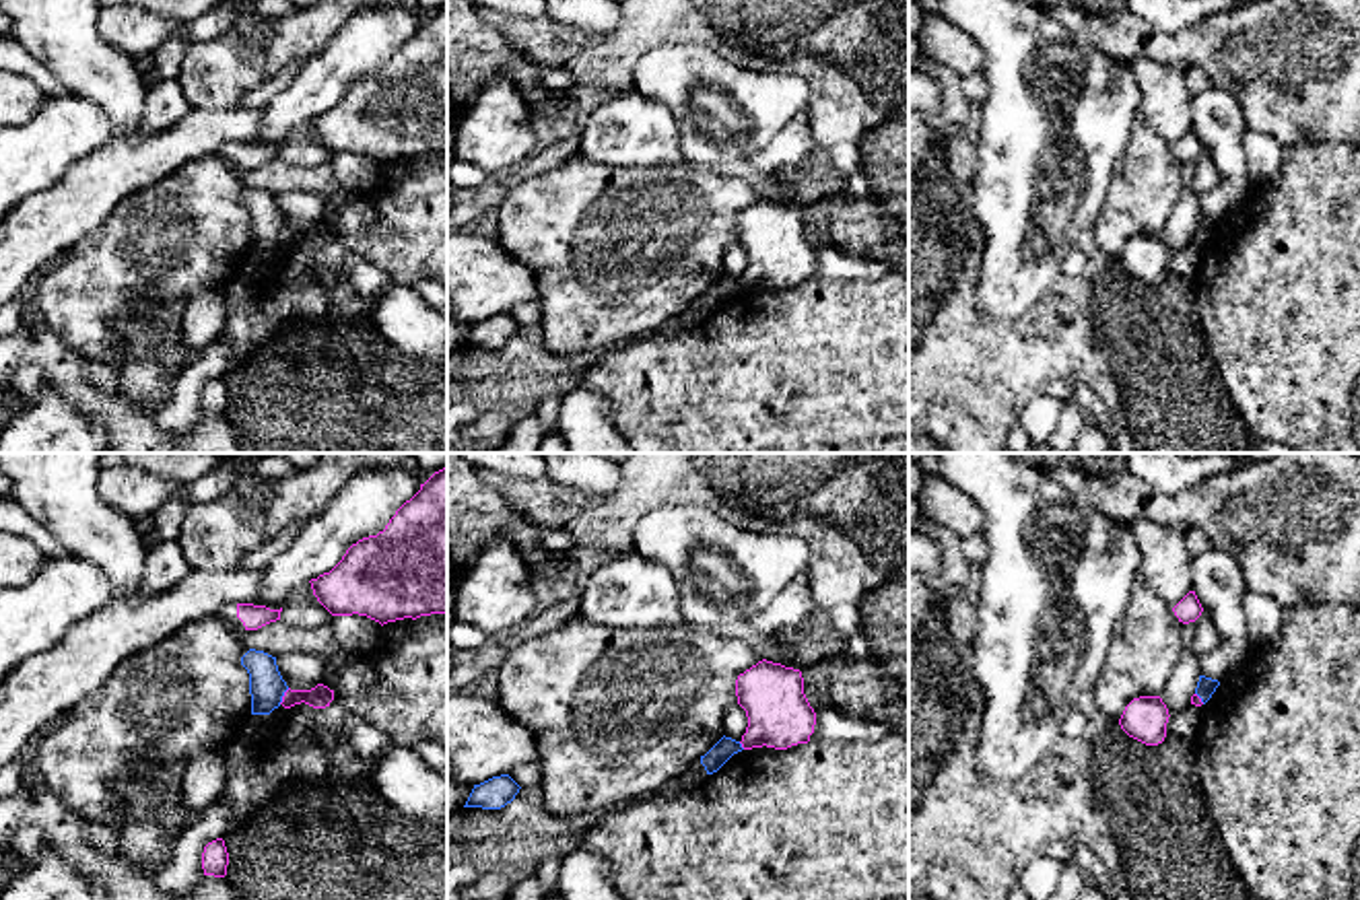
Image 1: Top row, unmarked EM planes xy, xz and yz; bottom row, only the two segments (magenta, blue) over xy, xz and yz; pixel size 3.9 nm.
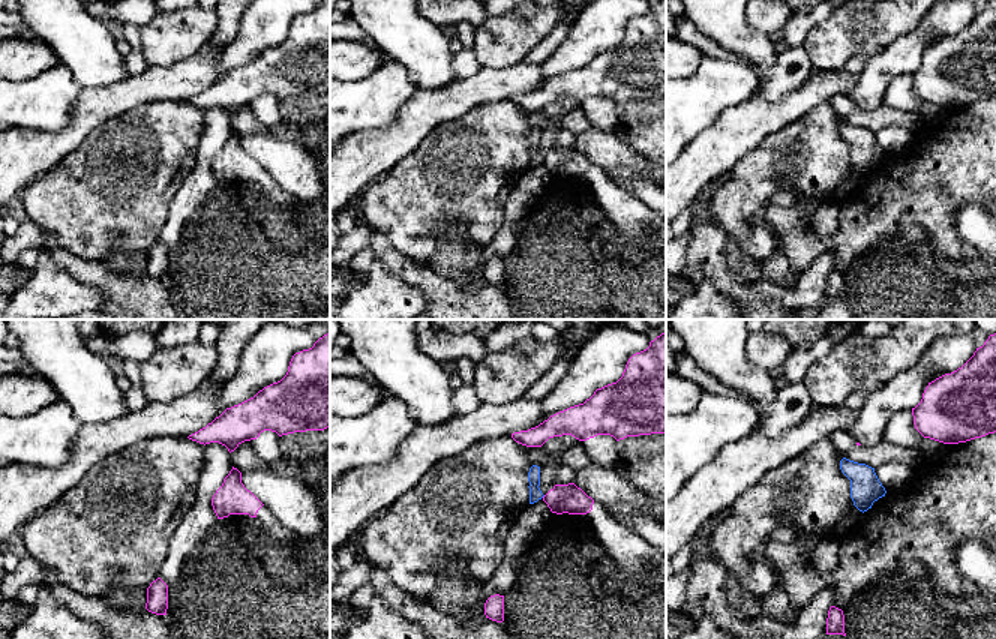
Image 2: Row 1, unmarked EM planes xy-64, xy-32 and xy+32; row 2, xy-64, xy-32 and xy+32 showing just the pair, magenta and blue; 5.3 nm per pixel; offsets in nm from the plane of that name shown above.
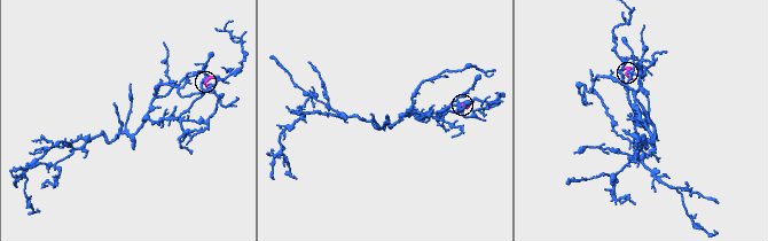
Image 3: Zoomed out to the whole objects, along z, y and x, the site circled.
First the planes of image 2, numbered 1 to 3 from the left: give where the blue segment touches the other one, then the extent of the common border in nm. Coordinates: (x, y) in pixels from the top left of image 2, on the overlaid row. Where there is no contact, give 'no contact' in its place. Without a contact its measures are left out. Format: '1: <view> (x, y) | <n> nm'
1: no contact
2: no contact
3: no contact

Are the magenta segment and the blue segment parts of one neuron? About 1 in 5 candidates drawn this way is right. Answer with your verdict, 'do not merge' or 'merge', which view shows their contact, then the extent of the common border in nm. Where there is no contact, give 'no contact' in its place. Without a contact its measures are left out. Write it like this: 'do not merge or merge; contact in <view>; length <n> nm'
do not merge; contact in xy; length 80 nm

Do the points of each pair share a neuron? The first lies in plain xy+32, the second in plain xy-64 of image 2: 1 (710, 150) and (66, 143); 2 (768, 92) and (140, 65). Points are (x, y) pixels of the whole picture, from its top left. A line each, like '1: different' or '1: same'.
1: same
2: same

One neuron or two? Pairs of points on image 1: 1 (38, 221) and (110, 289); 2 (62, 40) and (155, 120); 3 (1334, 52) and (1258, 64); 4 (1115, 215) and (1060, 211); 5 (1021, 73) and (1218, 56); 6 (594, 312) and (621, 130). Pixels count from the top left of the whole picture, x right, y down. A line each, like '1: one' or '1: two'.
1: two
2: two
3: one
4: two
5: two
6: two

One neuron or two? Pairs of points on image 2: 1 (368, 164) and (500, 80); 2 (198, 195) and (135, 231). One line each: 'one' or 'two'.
1: one
2: two

